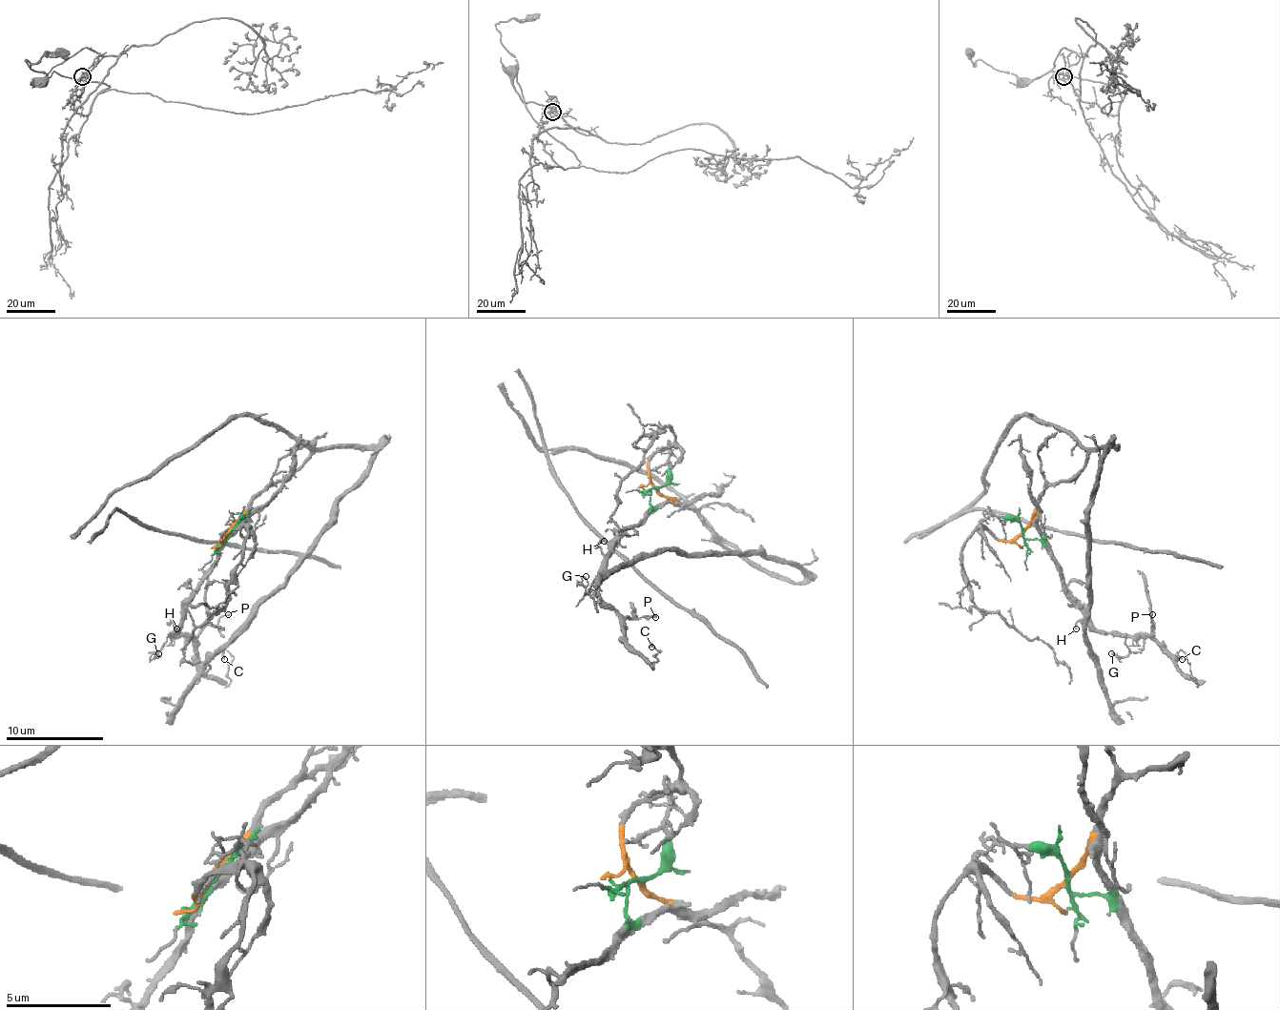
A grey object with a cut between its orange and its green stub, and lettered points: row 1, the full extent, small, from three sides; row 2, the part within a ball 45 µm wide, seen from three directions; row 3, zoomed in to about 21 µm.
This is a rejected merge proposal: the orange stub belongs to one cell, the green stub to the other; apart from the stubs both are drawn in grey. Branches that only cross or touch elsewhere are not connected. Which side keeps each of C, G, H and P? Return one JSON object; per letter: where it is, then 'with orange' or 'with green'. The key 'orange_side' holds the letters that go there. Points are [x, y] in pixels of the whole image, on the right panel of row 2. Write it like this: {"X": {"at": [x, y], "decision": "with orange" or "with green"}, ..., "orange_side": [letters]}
{"C": {"at": [1182, 659], "decision": "with green"}, "G": {"at": [1111, 653], "decision": "with green"}, "H": {"at": [1076, 628], "decision": "with green"}, "P": {"at": [1152, 614], "decision": "with green"}, "orange_side": []}

